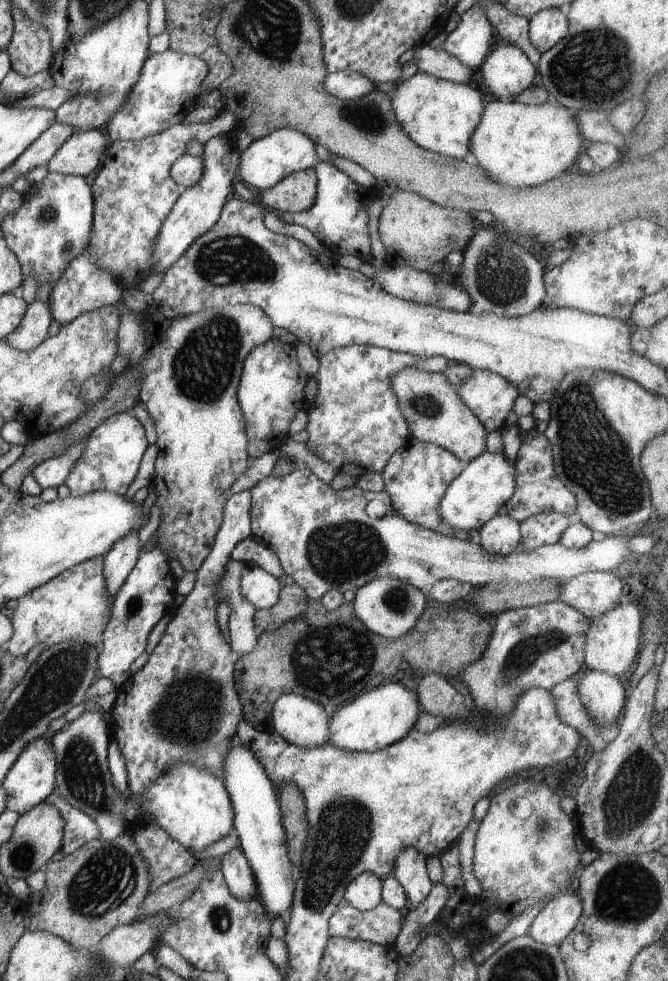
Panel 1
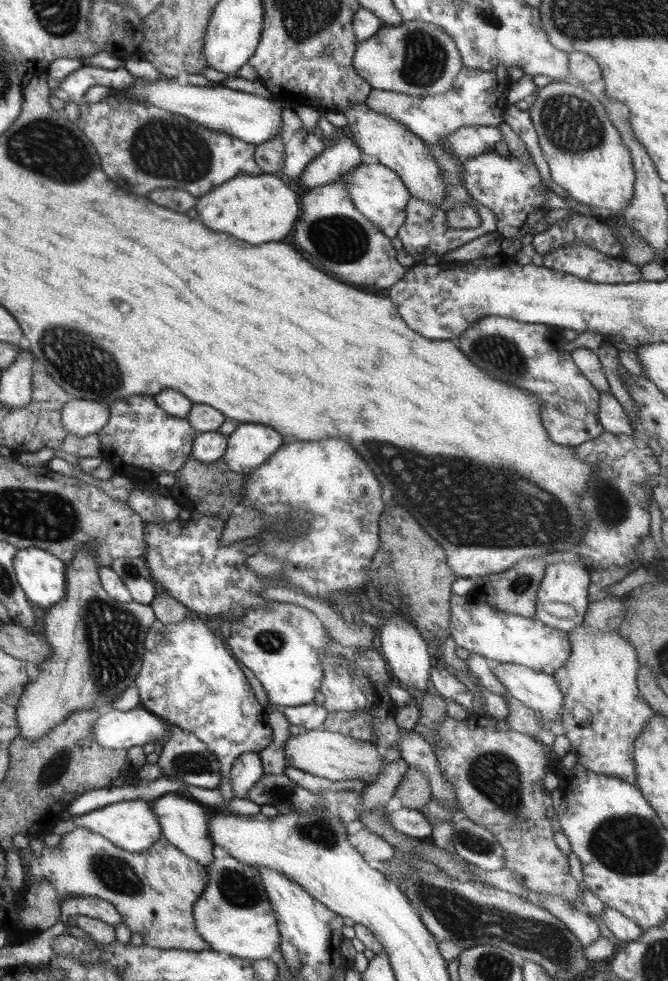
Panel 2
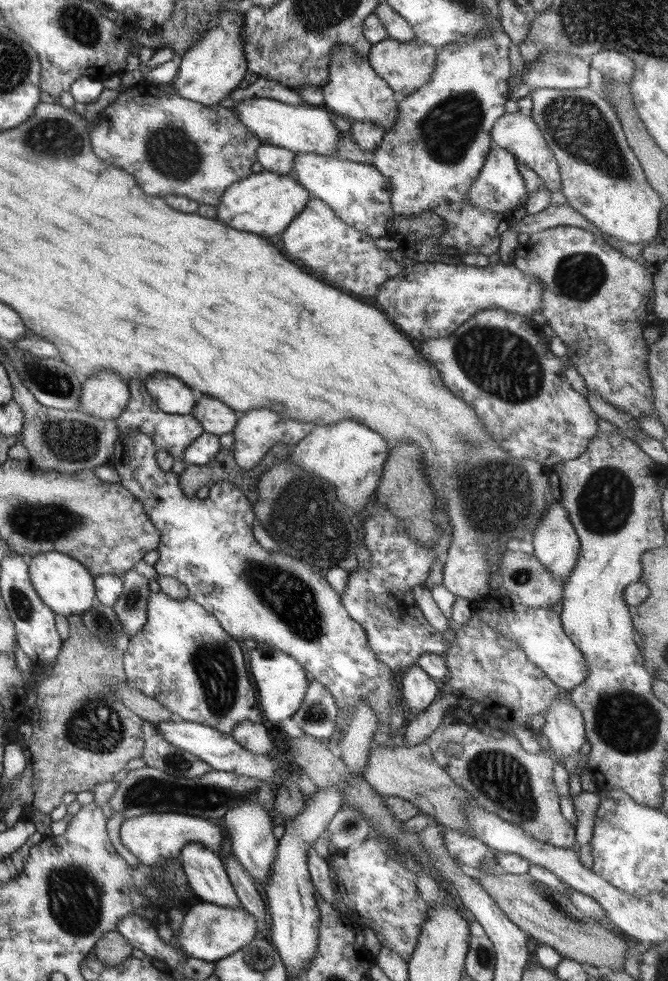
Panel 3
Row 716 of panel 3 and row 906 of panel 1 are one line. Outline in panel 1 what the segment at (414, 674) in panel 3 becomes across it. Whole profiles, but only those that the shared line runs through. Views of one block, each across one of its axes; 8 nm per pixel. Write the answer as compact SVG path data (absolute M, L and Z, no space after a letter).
M413 848L402 850L396 858L392 875L402 886L410 907L425 902L435 885L428 876L426 865L425 856Z

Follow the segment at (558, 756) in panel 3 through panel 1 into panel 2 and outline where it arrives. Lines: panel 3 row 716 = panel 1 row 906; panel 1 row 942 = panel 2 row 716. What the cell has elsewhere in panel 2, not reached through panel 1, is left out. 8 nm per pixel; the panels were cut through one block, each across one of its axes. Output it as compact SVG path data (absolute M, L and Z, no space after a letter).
M503 662L490 663L490 668L510 696L534 710L547 729L551 730L553 725L562 721L564 694L553 675L536 672L524 665Z

